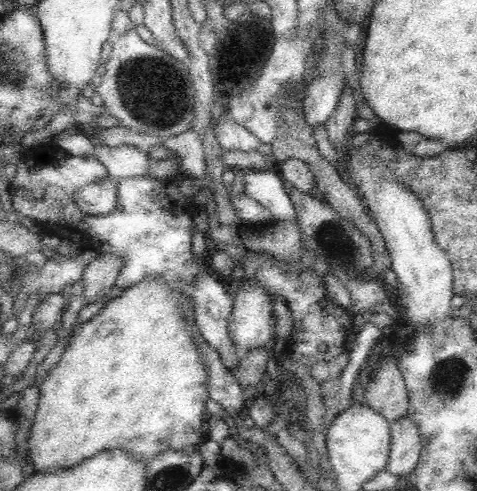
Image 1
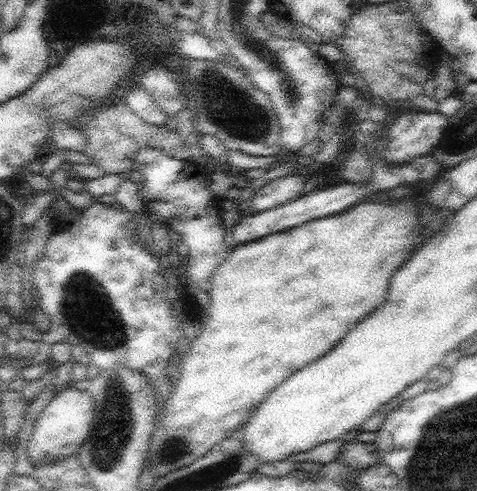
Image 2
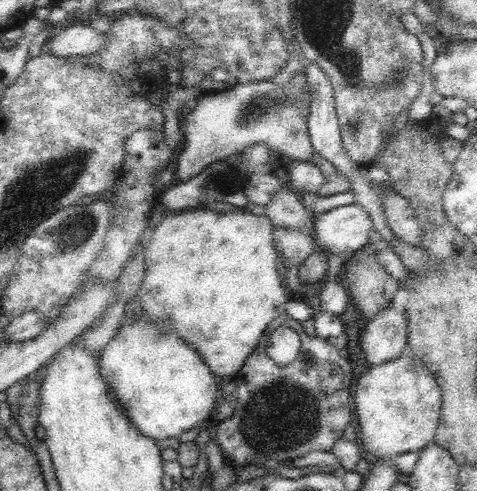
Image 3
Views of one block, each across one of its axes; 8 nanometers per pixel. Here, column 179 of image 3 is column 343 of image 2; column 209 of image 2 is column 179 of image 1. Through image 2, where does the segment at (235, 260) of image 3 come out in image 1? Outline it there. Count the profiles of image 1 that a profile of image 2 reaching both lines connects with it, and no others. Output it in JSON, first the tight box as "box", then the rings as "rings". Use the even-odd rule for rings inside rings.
{"box":[28,278,210,472],"rings":[[[148,278],[142,280],[136,286],[130,286],[122,292],[122,296],[118,298],[108,298],[104,302],[104,308],[98,312],[98,316],[94,316],[92,320],[88,320],[86,324],[74,326],[72,334],[68,336],[68,346],[66,352],[62,354],[62,360],[56,364],[54,370],[48,372],[48,376],[42,380],[40,388],[40,402],[38,402],[38,412],[28,436],[28,450],[30,450],[30,462],[36,464],[36,472],[48,472],[48,470],[58,470],[58,468],[66,468],[66,466],[74,466],[84,458],[90,458],[94,454],[98,454],[100,450],[122,450],[128,454],[134,454],[138,460],[148,462],[152,456],[164,452],[164,450],[184,450],[188,446],[196,446],[196,442],[200,438],[204,438],[202,432],[202,412],[206,410],[206,400],[210,398],[208,392],[208,372],[206,372],[206,364],[204,364],[204,356],[198,350],[198,344],[194,340],[192,330],[188,330],[184,314],[180,312],[180,302],[182,302],[182,292],[180,286],[176,286],[180,280],[178,278]]]}

